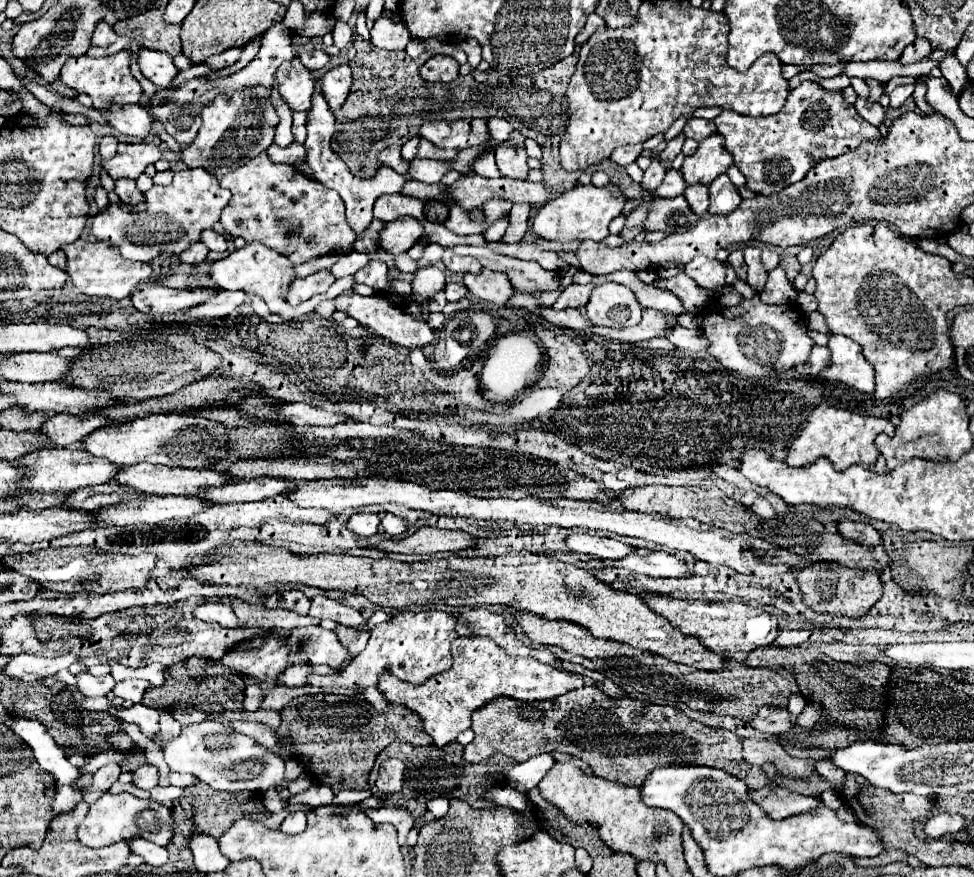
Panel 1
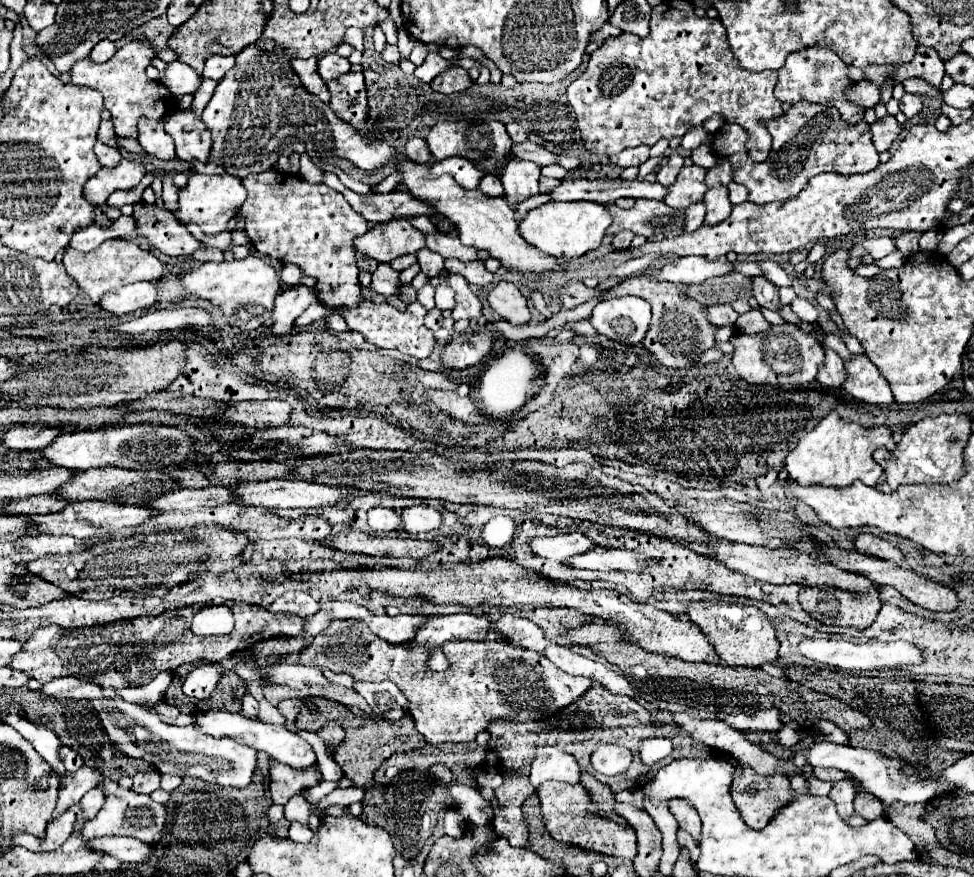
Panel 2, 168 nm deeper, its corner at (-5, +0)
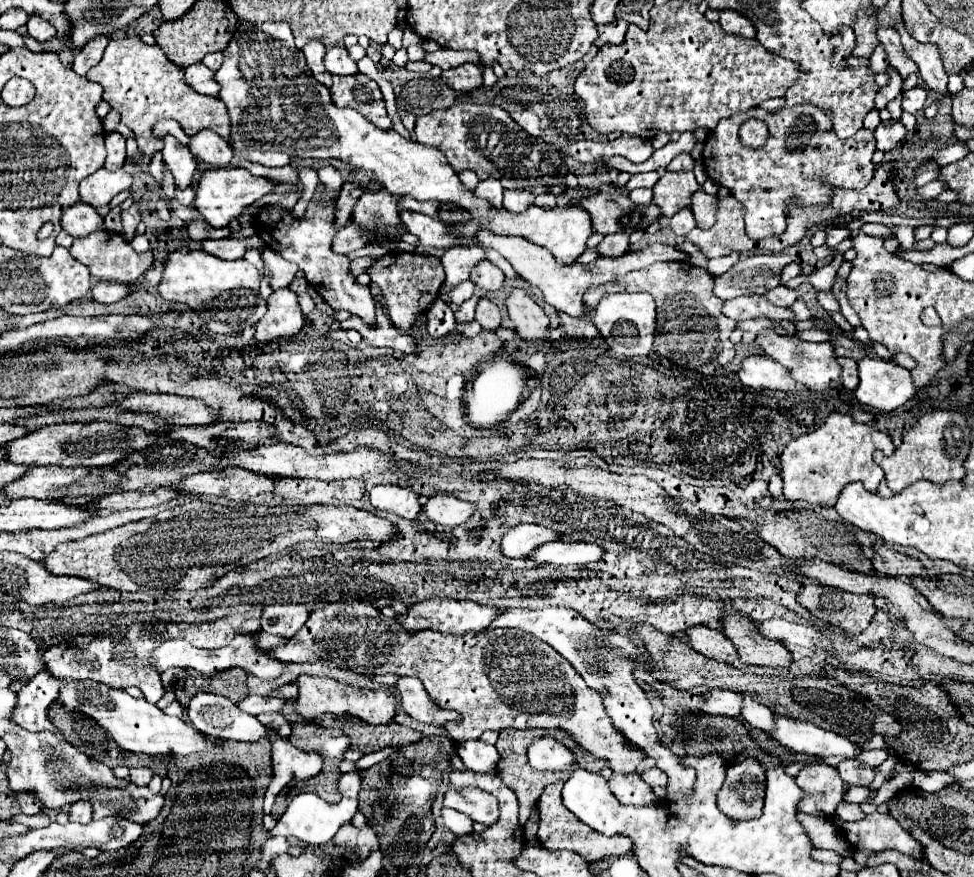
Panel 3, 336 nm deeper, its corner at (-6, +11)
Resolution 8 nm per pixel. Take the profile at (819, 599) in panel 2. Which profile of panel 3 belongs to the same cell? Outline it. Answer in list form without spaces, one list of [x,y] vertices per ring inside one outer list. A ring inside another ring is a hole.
[[[807,583],[801,587],[797,601],[817,619],[841,627],[847,639],[857,637],[875,615],[871,595],[853,595],[825,585]]]

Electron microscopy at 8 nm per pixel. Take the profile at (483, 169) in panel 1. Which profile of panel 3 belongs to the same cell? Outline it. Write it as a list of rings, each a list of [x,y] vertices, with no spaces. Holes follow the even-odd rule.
[[[489,177],[485,181],[479,181],[475,193],[477,193],[477,197],[485,197],[489,201],[489,205],[493,205],[495,209],[503,207],[503,187],[497,179]]]

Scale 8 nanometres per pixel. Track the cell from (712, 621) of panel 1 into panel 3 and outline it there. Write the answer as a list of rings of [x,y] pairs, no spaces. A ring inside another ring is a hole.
[[[727,607],[727,615],[725,615],[725,619],[723,619],[721,623],[723,623],[725,635],[733,641],[735,649],[739,651],[739,659],[741,659],[743,663],[747,663],[747,665],[759,665],[759,667],[775,667],[775,669],[781,669],[781,667],[783,667],[783,669],[789,669],[789,667],[791,667],[791,663],[793,663],[791,653],[789,653],[783,645],[779,645],[777,641],[767,641],[767,639],[763,639],[763,637],[757,633],[757,629],[753,627],[755,623],[753,623],[751,619],[741,617],[737,611],[733,611],[731,607]]]

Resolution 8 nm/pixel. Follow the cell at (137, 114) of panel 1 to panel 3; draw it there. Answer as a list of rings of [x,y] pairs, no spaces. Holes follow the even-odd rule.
[[[163,137],[163,161],[175,179],[177,189],[187,189],[193,185],[193,177],[199,171],[199,163],[187,147],[183,147],[175,137]]]

